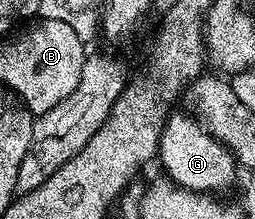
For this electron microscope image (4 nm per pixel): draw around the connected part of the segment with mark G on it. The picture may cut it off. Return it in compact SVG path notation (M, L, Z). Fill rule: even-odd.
M170 112L161 130L159 162L165 168L162 169L164 176L181 189L189 189L193 193L220 194L220 189L227 188L236 179L239 166L233 160L233 154L205 130L196 116L185 113Z

